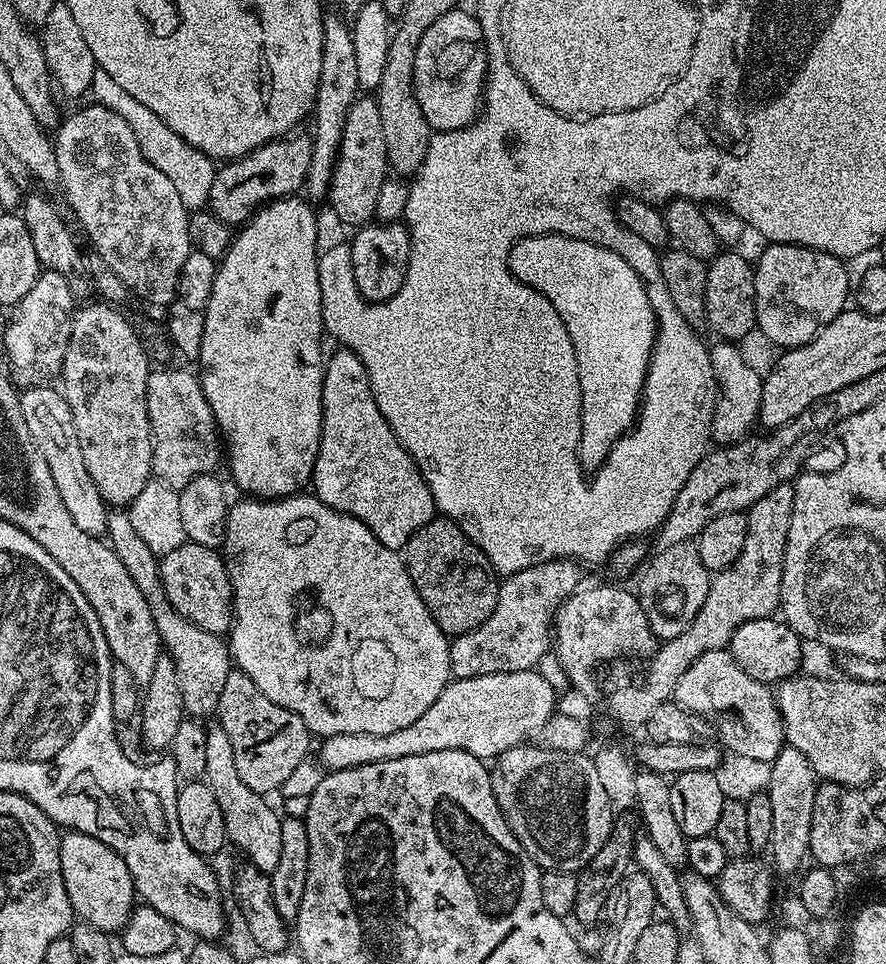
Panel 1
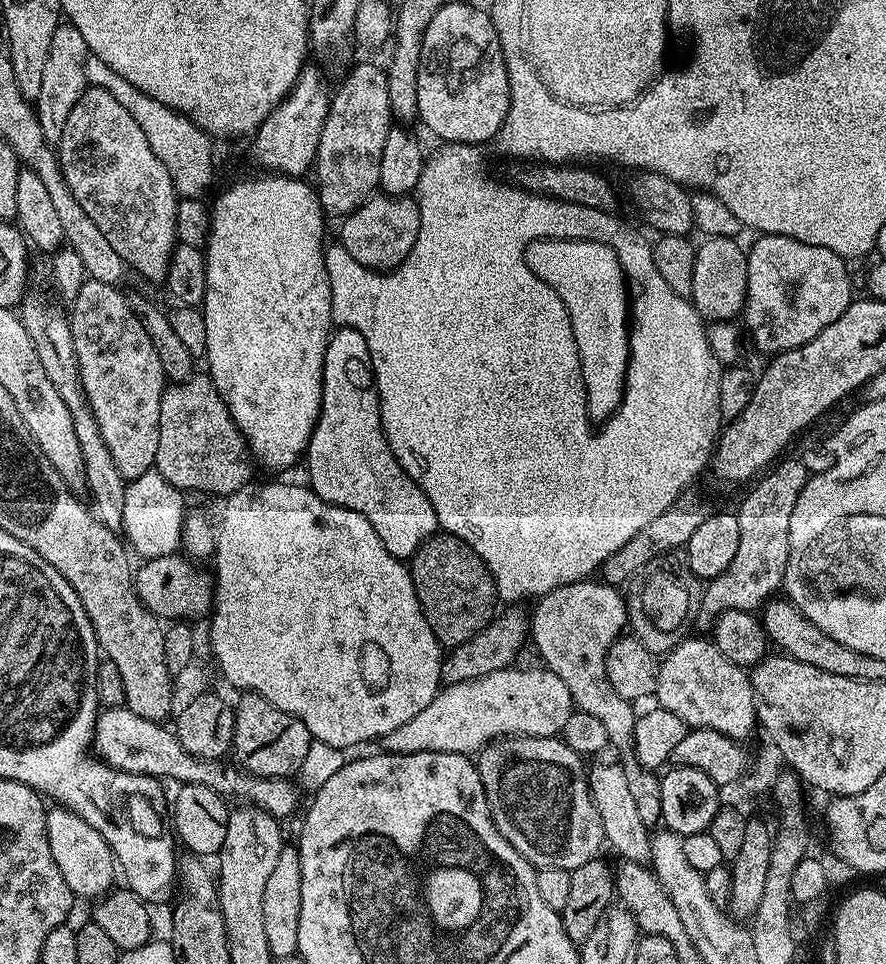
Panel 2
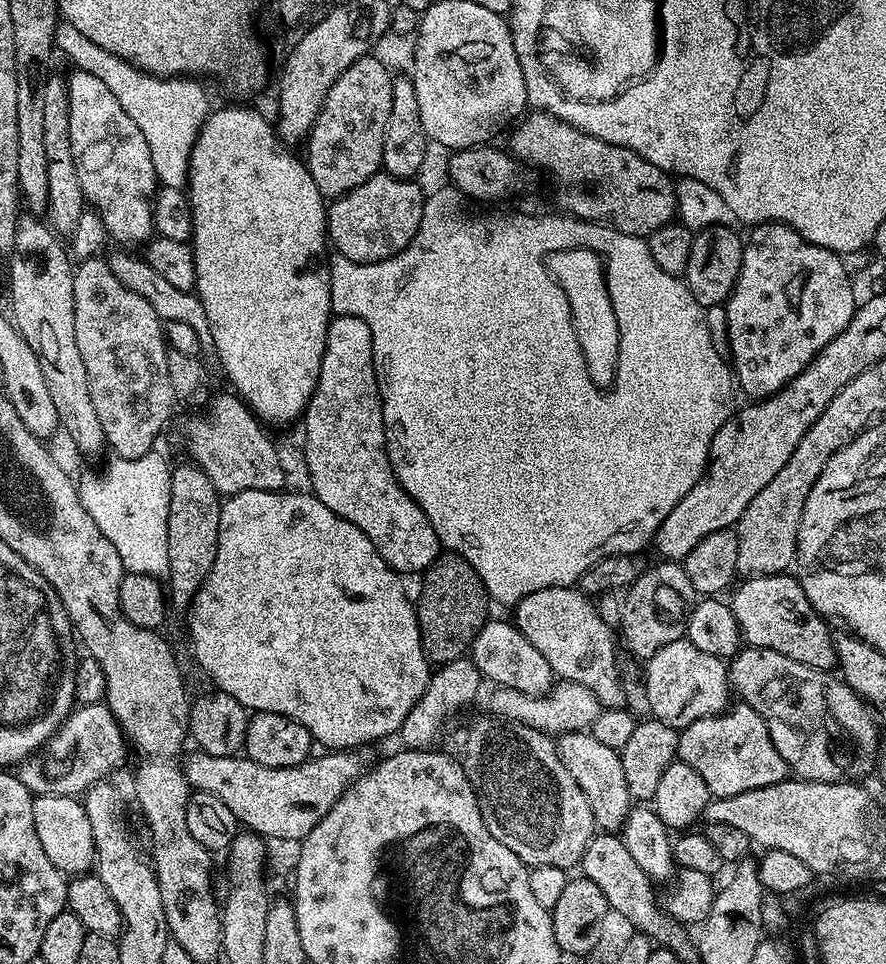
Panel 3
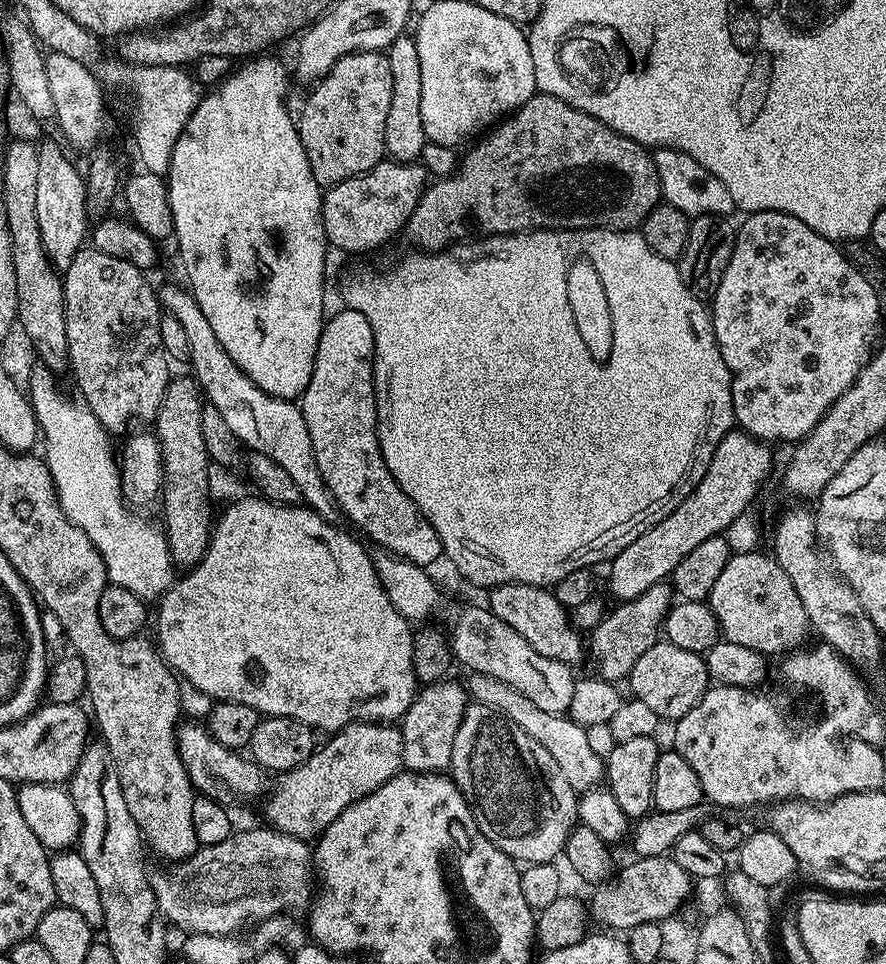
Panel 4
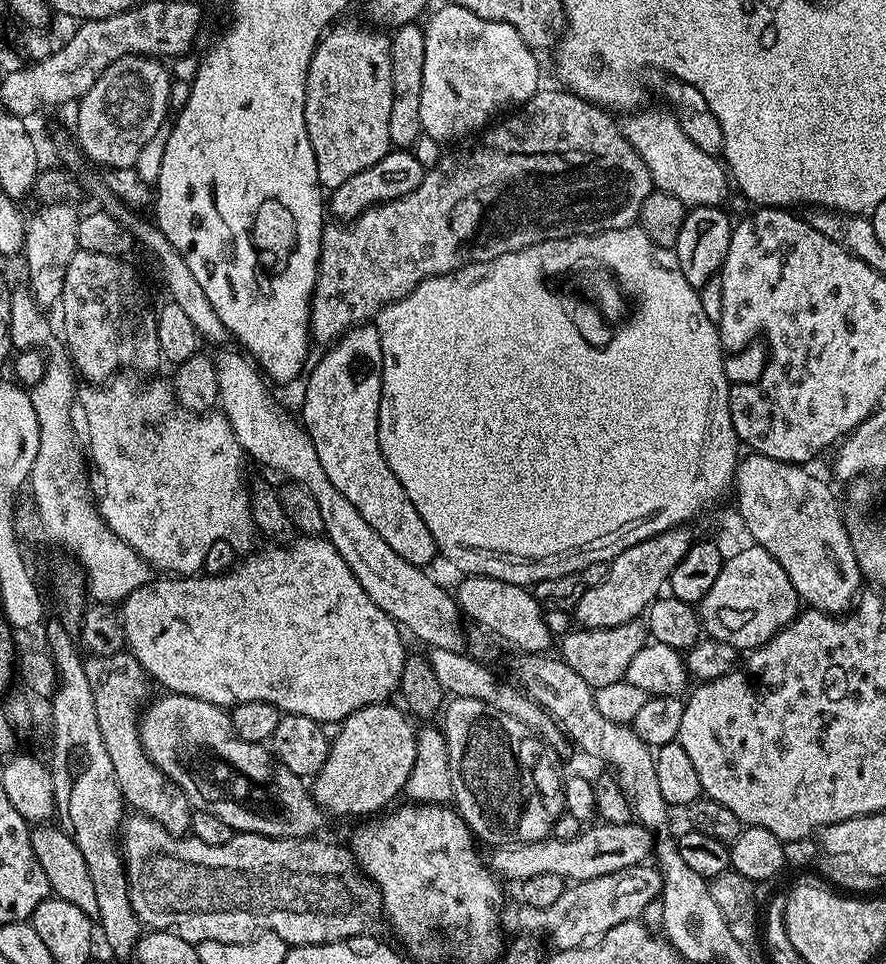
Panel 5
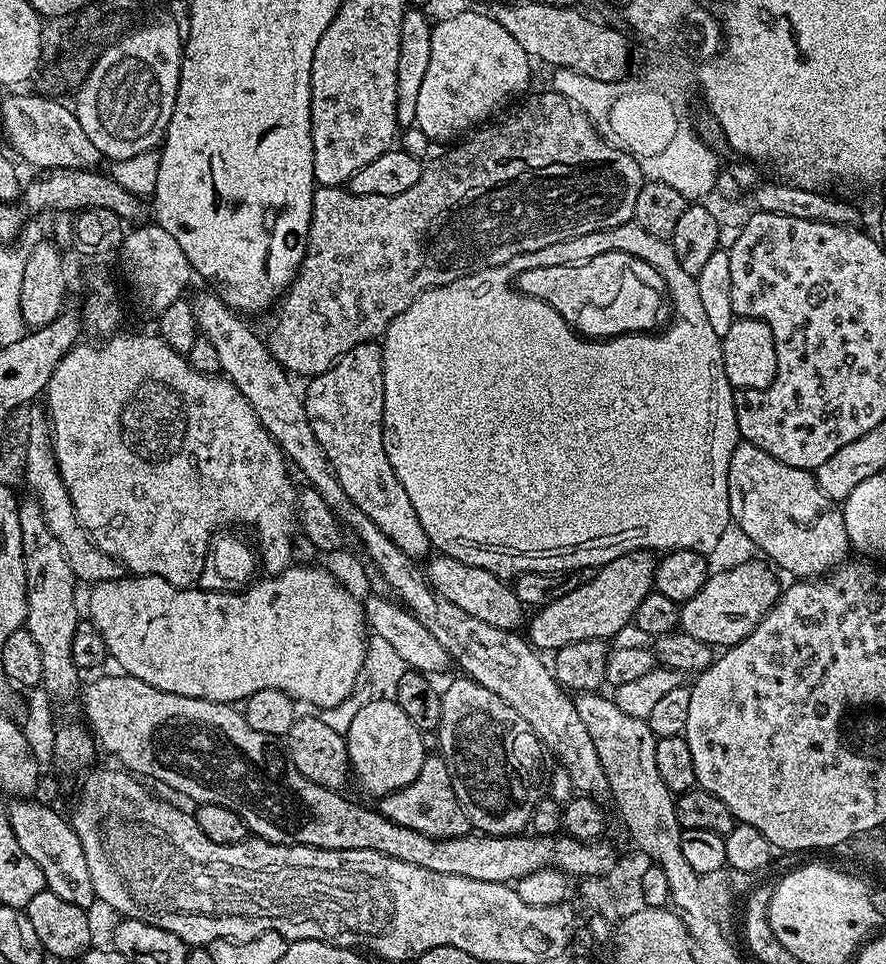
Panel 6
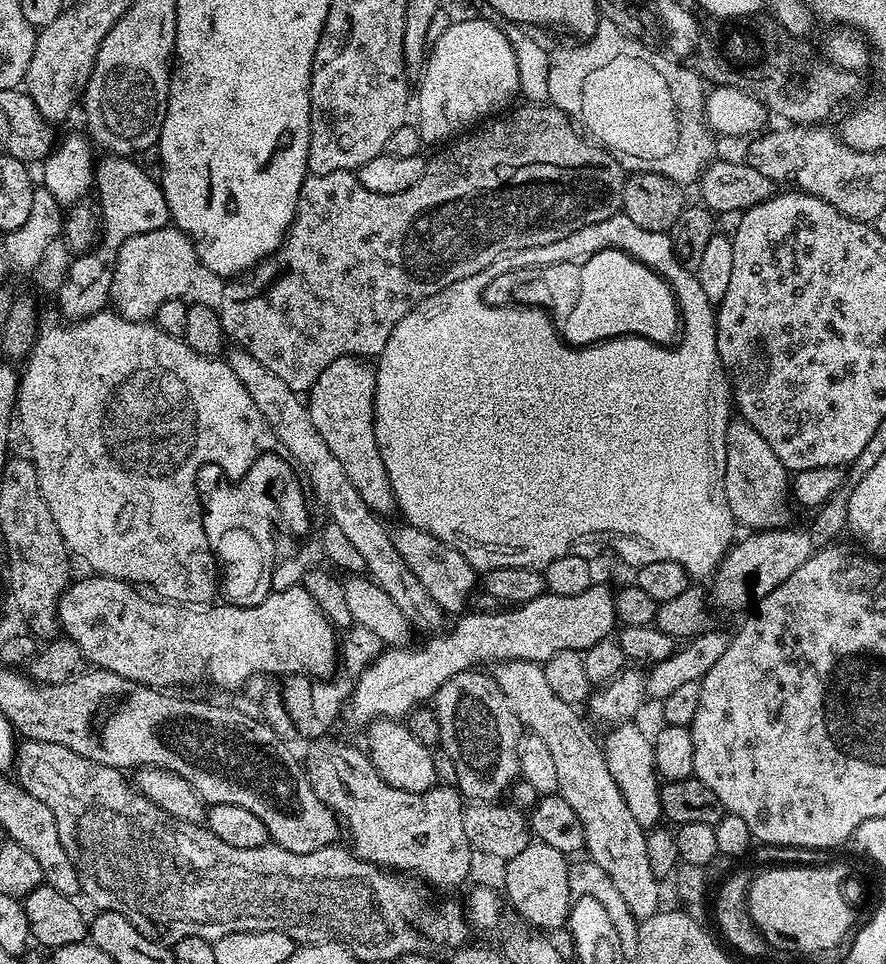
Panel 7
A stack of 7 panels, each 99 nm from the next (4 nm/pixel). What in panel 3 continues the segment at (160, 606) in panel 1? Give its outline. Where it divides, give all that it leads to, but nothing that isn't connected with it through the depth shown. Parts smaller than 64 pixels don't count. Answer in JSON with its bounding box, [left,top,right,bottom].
[8,215,106,456]

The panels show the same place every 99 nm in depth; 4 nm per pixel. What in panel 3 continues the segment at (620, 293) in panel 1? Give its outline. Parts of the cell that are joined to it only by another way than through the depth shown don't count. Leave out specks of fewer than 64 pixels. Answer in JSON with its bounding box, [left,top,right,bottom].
[546,248,622,389]

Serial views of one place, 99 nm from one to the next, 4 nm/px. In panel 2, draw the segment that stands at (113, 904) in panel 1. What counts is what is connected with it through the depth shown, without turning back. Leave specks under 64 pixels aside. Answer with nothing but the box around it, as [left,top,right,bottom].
[44,806,118,898]

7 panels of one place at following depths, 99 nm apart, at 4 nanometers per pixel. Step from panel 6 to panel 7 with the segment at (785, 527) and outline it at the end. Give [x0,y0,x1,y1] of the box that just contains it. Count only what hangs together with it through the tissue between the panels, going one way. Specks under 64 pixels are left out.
[723,418,790,530]

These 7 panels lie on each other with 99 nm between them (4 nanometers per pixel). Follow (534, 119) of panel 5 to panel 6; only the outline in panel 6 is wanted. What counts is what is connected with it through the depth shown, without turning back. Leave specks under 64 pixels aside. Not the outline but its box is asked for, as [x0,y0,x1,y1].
[266,91,646,378]

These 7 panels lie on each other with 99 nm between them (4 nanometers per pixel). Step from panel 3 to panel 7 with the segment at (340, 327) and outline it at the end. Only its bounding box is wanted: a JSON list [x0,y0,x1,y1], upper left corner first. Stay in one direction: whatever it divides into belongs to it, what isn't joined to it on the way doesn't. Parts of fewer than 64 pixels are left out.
[306,356,397,514]

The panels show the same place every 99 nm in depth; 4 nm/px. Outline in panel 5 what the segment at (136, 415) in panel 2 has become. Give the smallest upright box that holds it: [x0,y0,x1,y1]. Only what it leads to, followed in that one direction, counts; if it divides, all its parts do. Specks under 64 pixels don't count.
[58,250,162,382]

